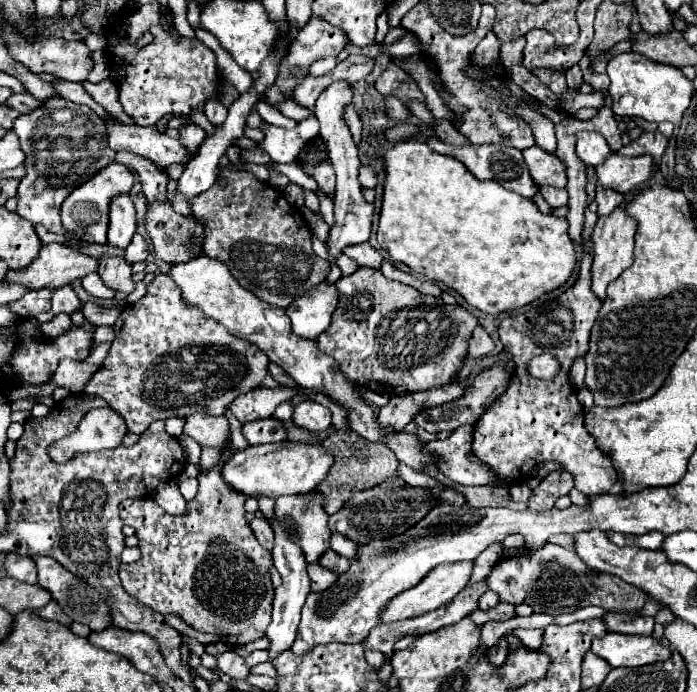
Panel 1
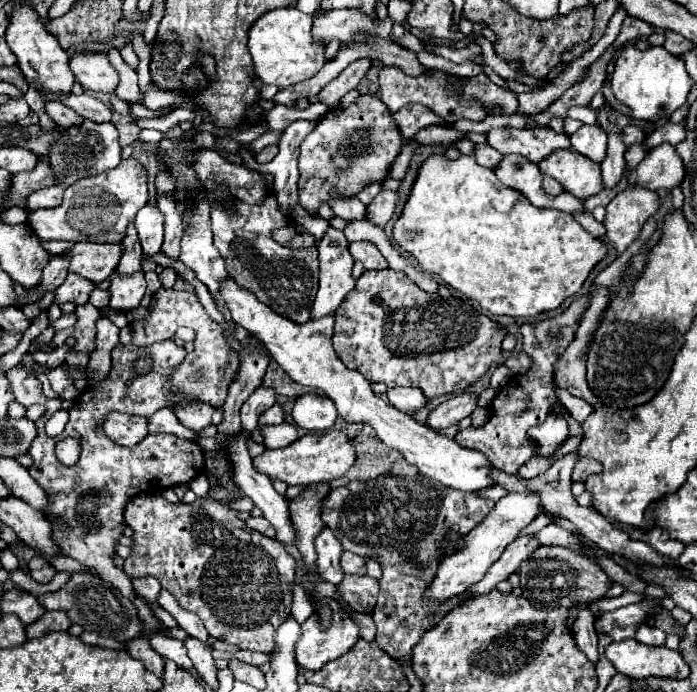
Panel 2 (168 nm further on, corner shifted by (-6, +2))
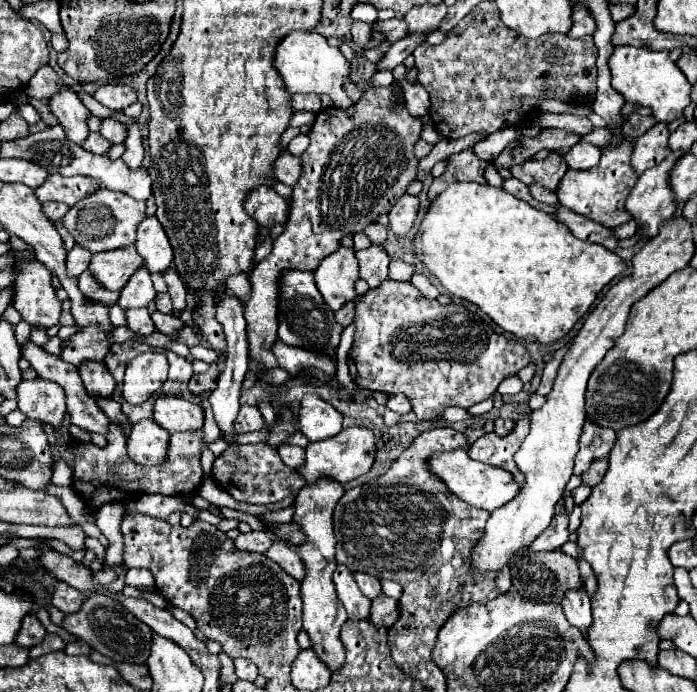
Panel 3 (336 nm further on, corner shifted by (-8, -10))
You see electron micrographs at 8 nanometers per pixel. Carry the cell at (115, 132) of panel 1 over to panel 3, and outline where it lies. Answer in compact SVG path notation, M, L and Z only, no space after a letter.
M260 186L260 188L250 190L248 198L244 200L244 210L260 226L270 226L270 228L276 222L284 222L288 218L286 200L268 186Z

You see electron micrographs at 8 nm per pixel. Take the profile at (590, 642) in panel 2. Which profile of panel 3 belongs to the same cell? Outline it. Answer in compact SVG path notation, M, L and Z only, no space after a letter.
M570 590L566 598L562 600L564 614L568 622L576 628L582 630L584 638L588 638L588 628L592 626L592 608L590 608L590 598L586 590Z

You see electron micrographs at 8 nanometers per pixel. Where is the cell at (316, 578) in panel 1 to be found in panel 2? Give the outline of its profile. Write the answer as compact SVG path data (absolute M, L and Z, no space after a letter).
M346 574L342 584L338 584L338 592L344 600L360 614L372 614L378 600L378 580L370 576L350 576Z

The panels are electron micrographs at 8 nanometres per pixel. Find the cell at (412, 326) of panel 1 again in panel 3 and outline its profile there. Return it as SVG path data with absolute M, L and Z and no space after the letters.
M384 280L378 288L358 296L354 310L352 324L356 326L356 334L350 358L356 364L356 386L384 394L406 394L420 420L432 420L450 406L468 410L490 398L504 378L518 374L518 370L530 364L526 348L504 334L496 334L490 326L492 320L480 308L466 300L440 306L438 300L428 300L410 282Z

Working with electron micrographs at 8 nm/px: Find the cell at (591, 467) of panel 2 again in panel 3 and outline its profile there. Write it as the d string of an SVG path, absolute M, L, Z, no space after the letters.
M600 458L600 460L596 460L584 474L582 474L582 484L586 484L586 486L596 486L600 480L602 480L602 476L604 476L604 472L606 472L606 458Z

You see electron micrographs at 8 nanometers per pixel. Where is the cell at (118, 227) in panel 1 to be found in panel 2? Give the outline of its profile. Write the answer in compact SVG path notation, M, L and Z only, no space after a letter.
M132 224L128 228L128 234L122 240L122 244L124 244L124 254L122 254L122 260L116 268L116 272L122 276L130 276L130 274L140 272L142 270L142 266L140 266L142 264L142 246L138 242L138 236L136 236Z

